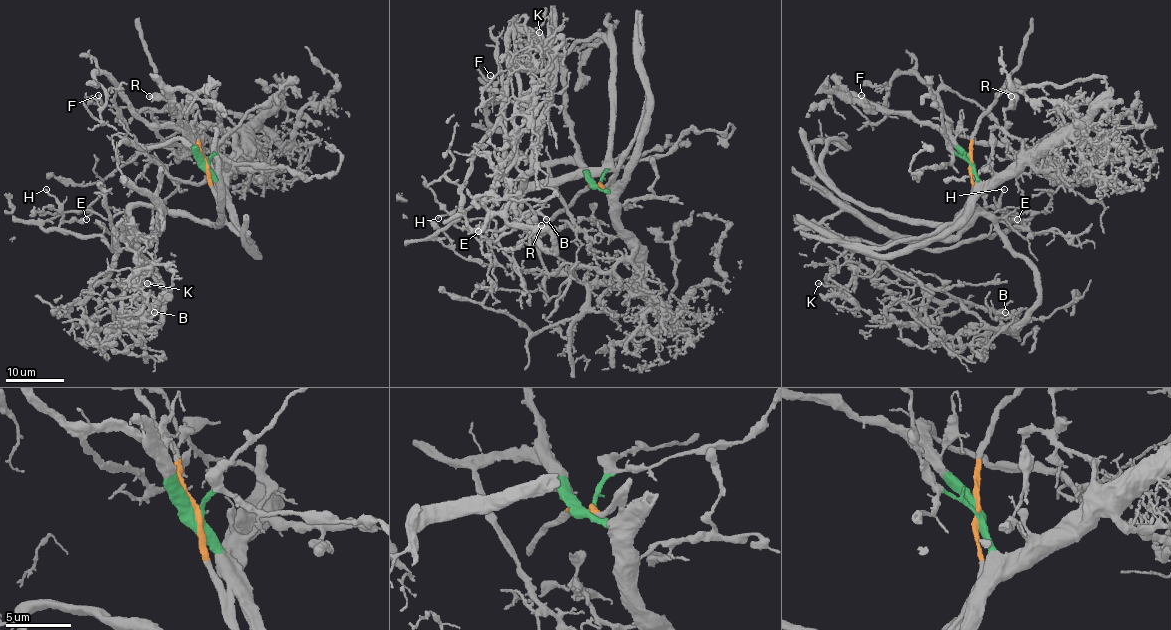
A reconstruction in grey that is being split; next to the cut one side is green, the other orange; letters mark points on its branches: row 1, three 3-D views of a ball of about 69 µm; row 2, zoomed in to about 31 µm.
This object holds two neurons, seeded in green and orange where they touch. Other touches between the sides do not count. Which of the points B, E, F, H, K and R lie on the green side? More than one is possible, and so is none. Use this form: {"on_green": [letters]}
{"on_green": ["F", "R"]}

